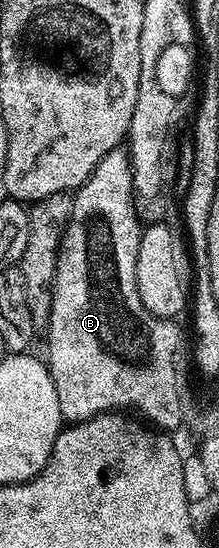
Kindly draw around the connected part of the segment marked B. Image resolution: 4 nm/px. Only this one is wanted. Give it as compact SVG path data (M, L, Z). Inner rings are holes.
M127 150L106 153L94 173L72 195L72 216L60 242L56 281L52 284L46 366L58 393L61 420L74 424L96 415L135 413L145 415L140 417L153 428L172 433L184 419L184 378L188 375L190 355L184 352L184 331L179 322L152 315L142 305L142 297L138 297L136 262L142 222L136 216L136 207L138 200Z

